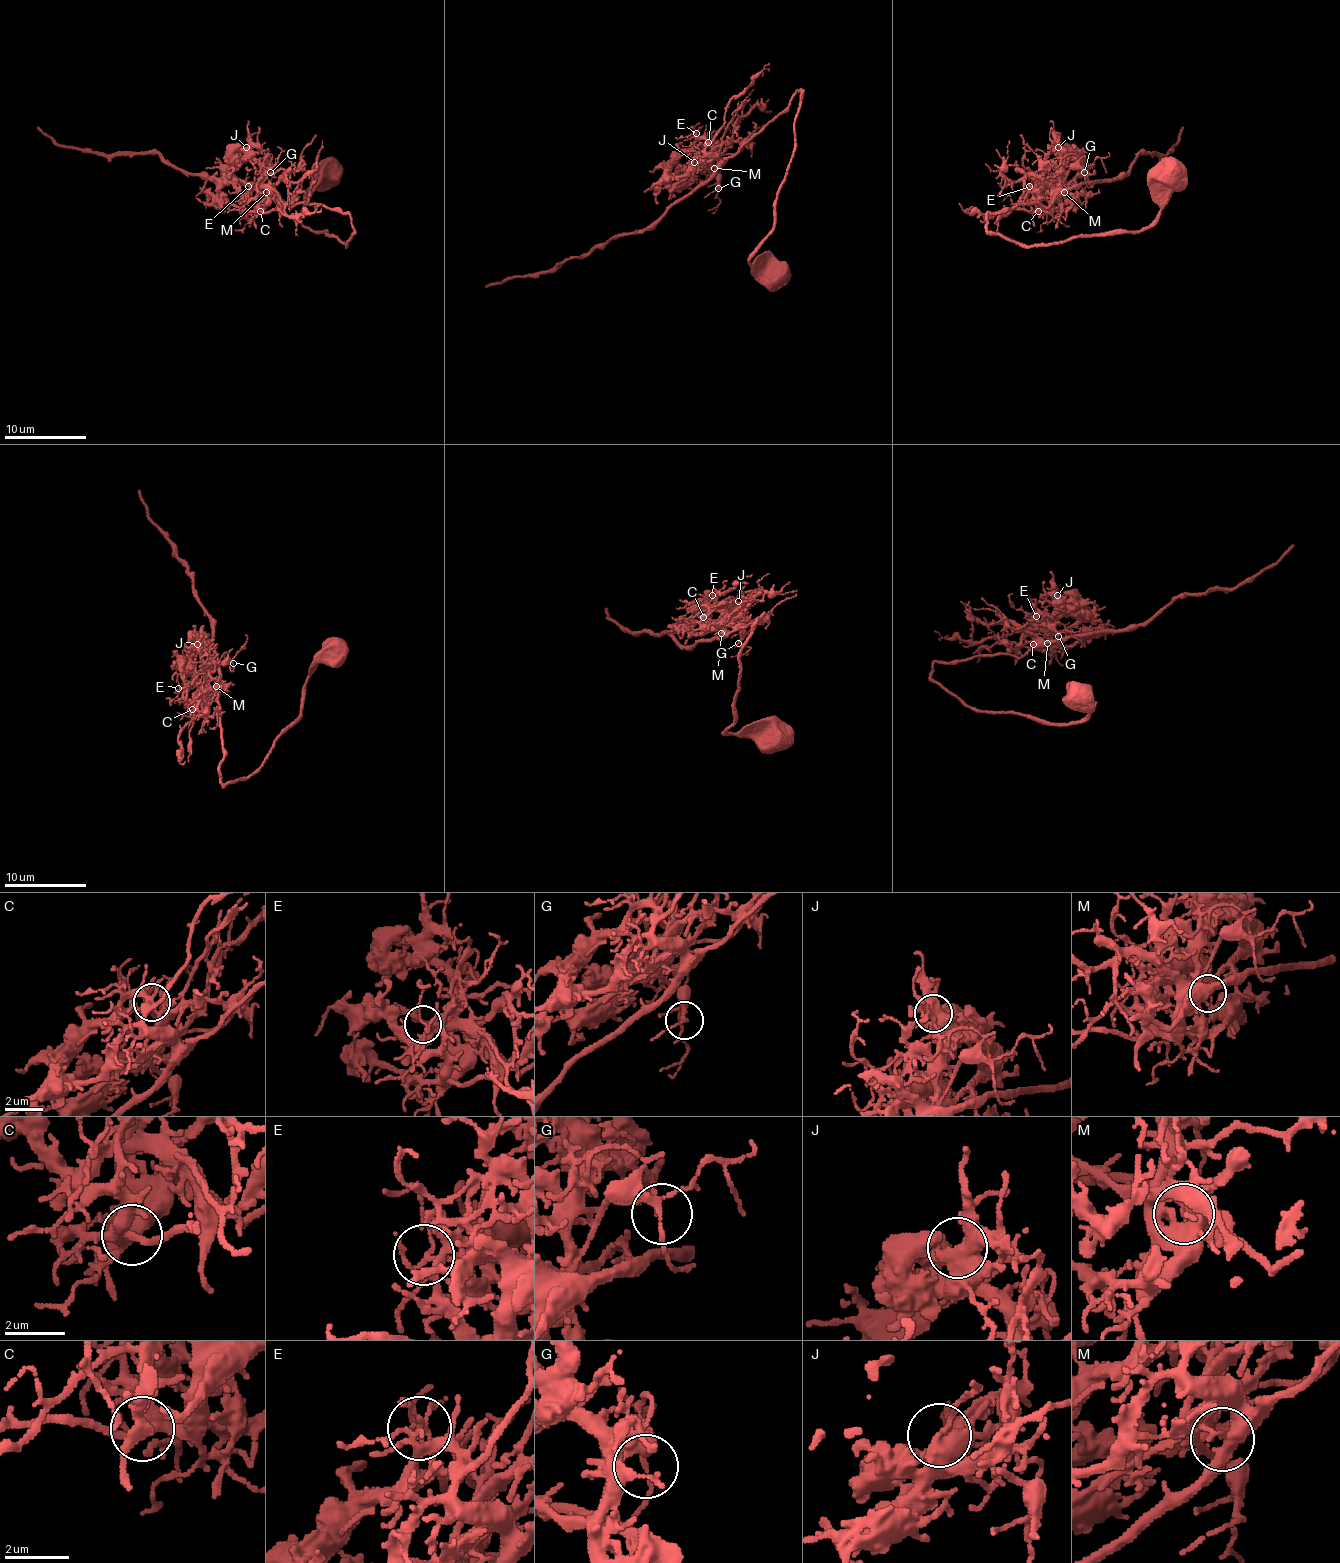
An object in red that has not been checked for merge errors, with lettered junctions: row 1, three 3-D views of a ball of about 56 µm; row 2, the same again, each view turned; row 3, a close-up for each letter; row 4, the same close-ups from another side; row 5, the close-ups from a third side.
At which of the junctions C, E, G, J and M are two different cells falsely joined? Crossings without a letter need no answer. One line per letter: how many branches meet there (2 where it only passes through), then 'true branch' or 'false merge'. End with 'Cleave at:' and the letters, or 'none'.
C: 4 branches meet; true branch
E: 4 branches meet; true branch
G: 3 branches meet; true branch
J: 6 branches meet; true branch
M: 3 branches meet; true branch
Cleave at: none

